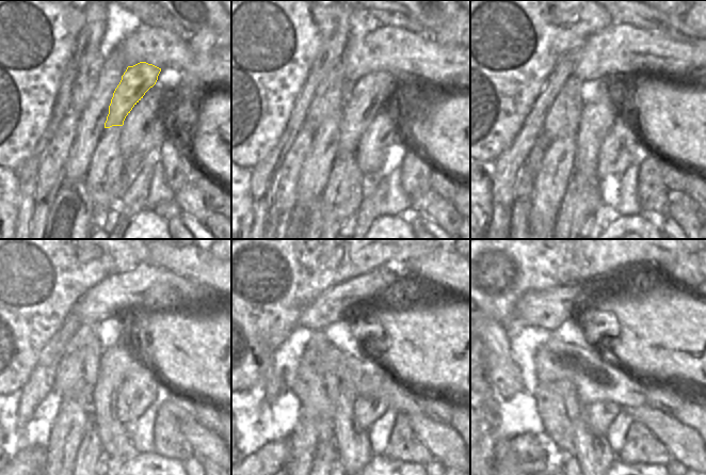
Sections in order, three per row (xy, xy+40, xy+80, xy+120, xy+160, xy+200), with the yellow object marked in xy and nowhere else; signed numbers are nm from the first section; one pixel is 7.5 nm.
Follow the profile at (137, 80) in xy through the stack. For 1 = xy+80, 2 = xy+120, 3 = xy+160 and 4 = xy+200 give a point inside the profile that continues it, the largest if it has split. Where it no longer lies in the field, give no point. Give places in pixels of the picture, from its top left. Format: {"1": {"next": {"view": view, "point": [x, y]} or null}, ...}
{"1": {"next": {"view": "xy+80", "point": [597, 116]}}, "2": {"next": {"view": "xy+120", "point": [116, 362]}}, "3": {"next": {"view": "xy+160", "point": [353, 445]}}, "4": {"next": {"view": "xy+200", "point": [593, 452]}}}

